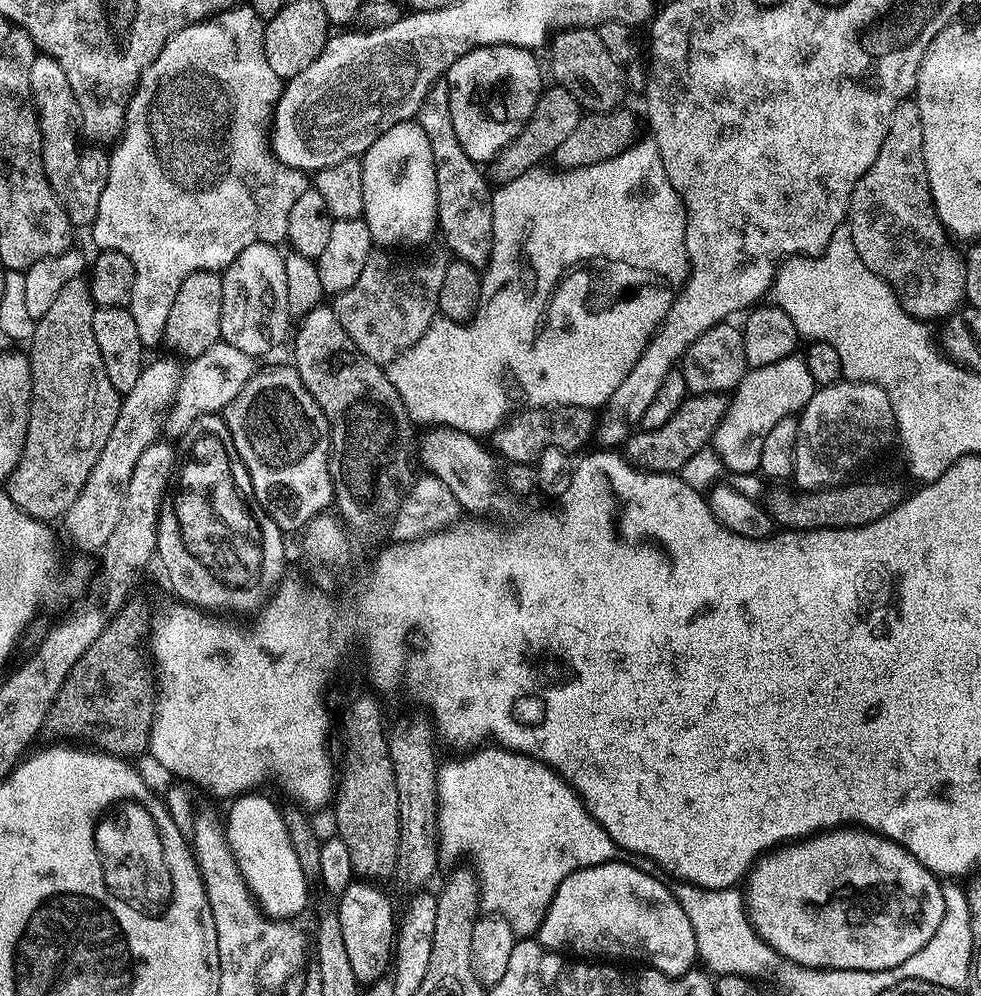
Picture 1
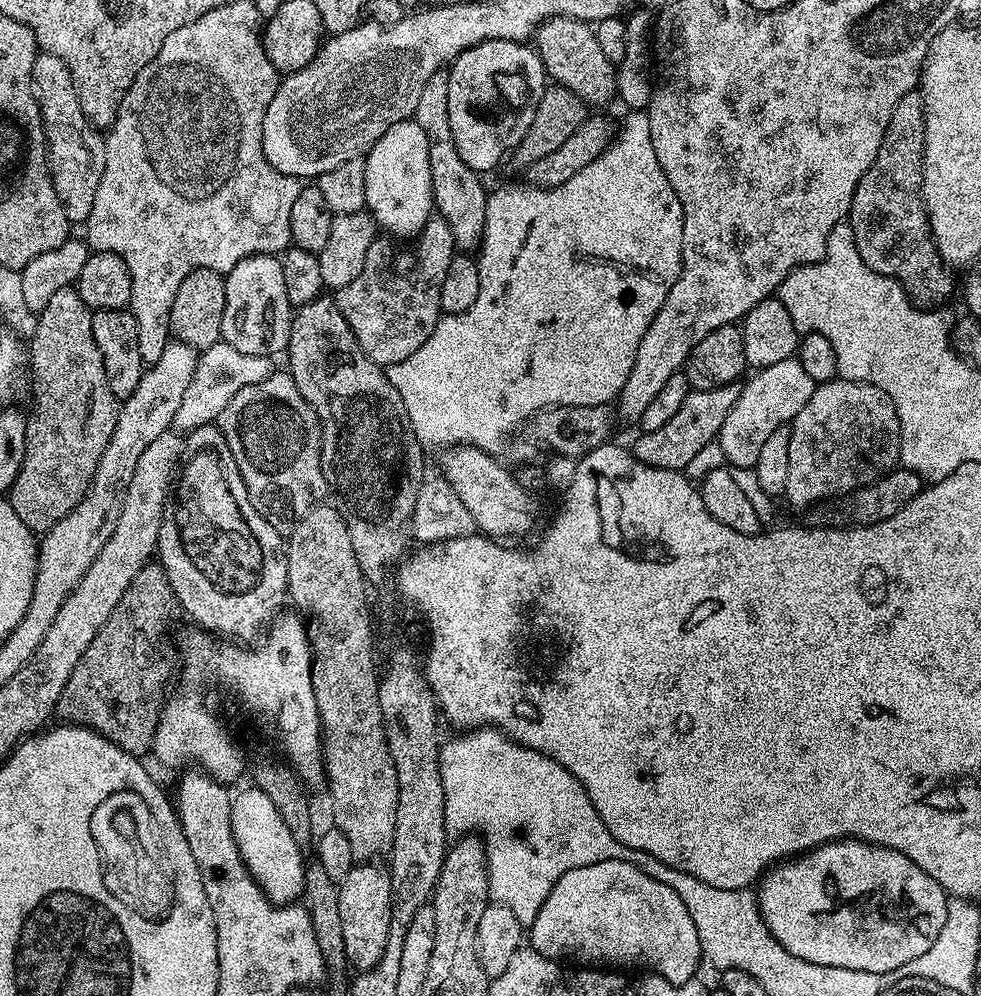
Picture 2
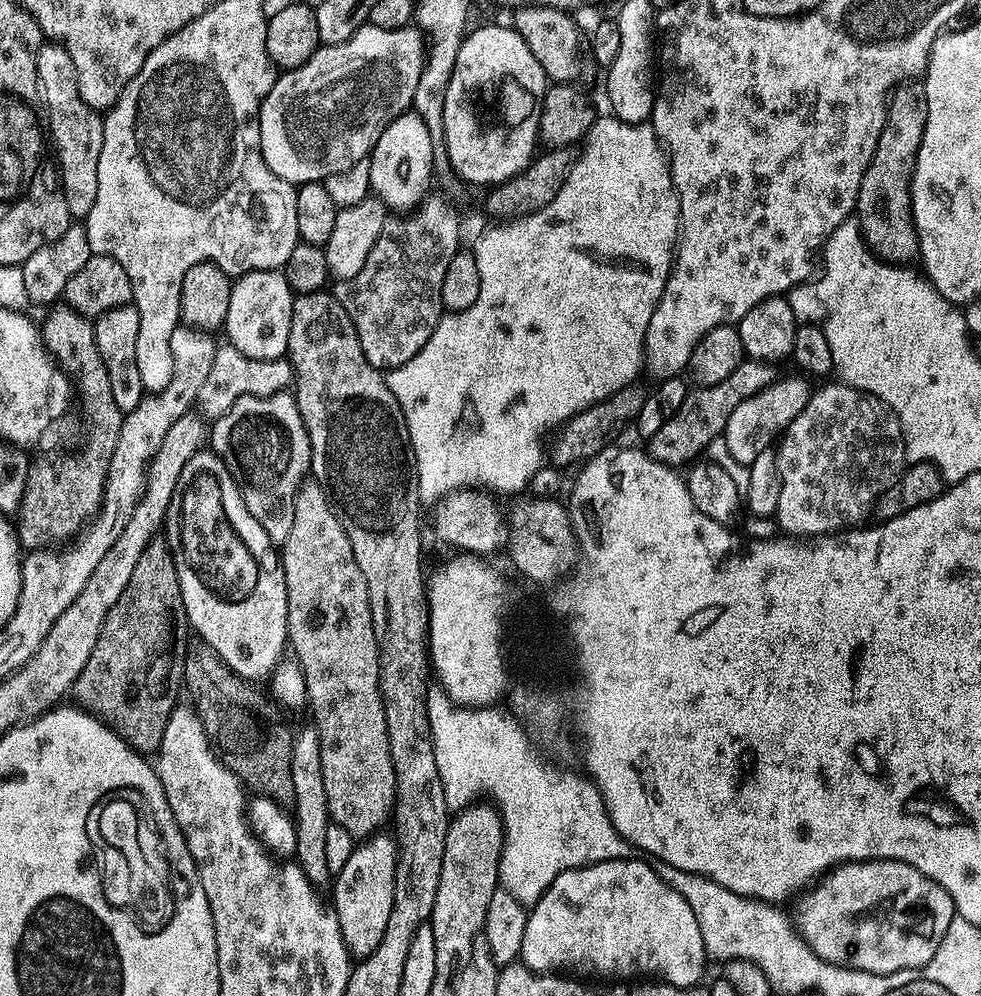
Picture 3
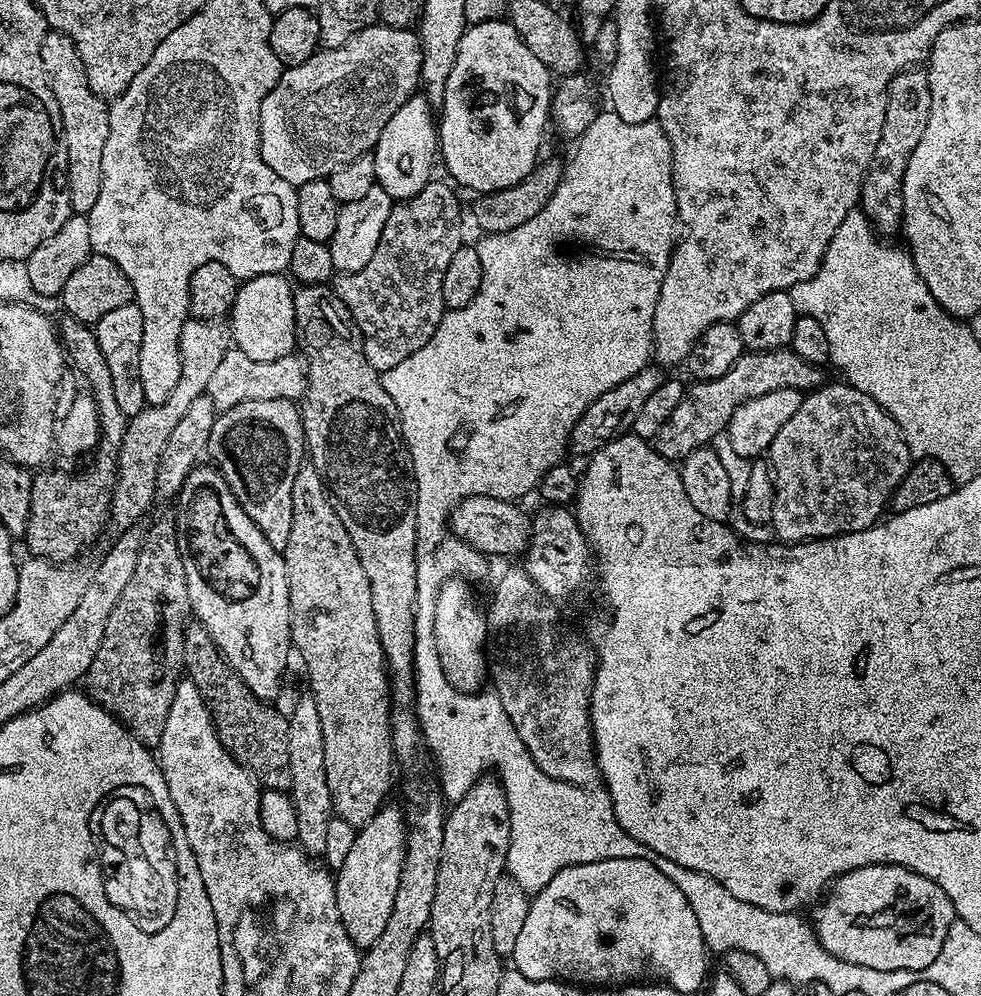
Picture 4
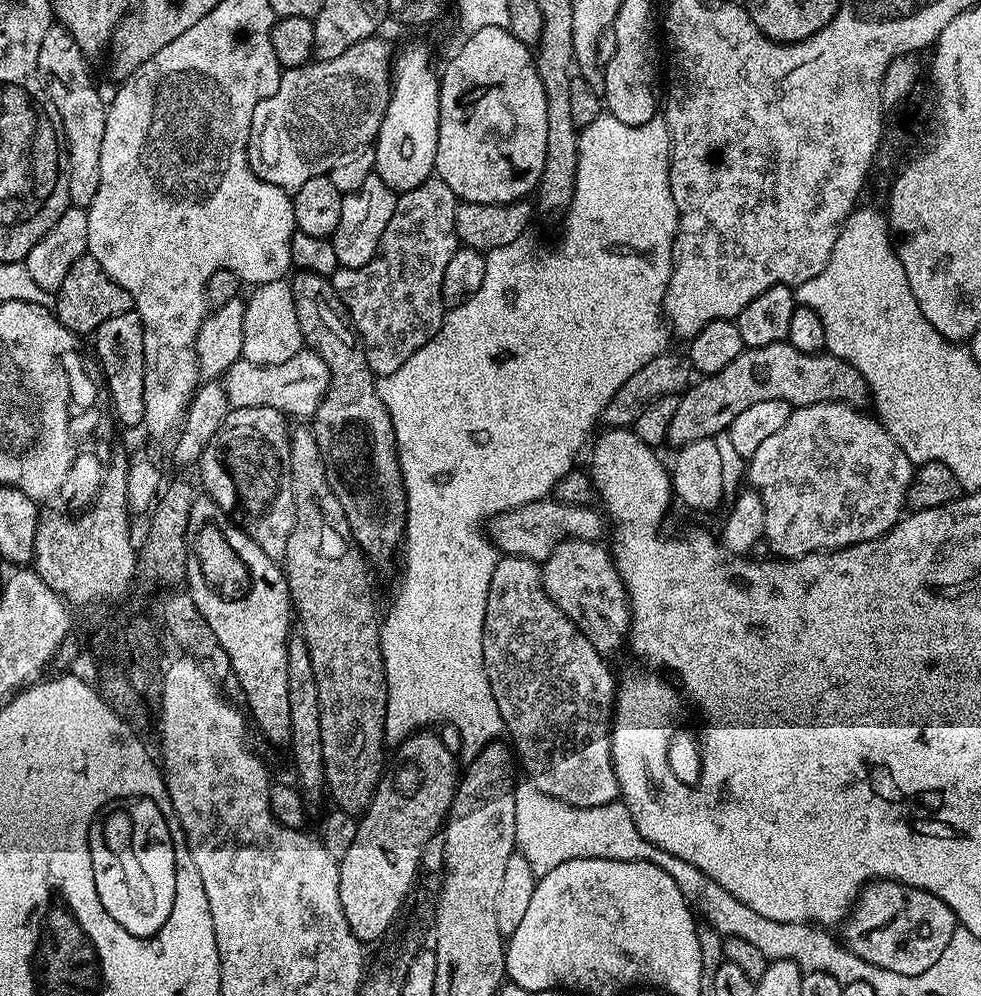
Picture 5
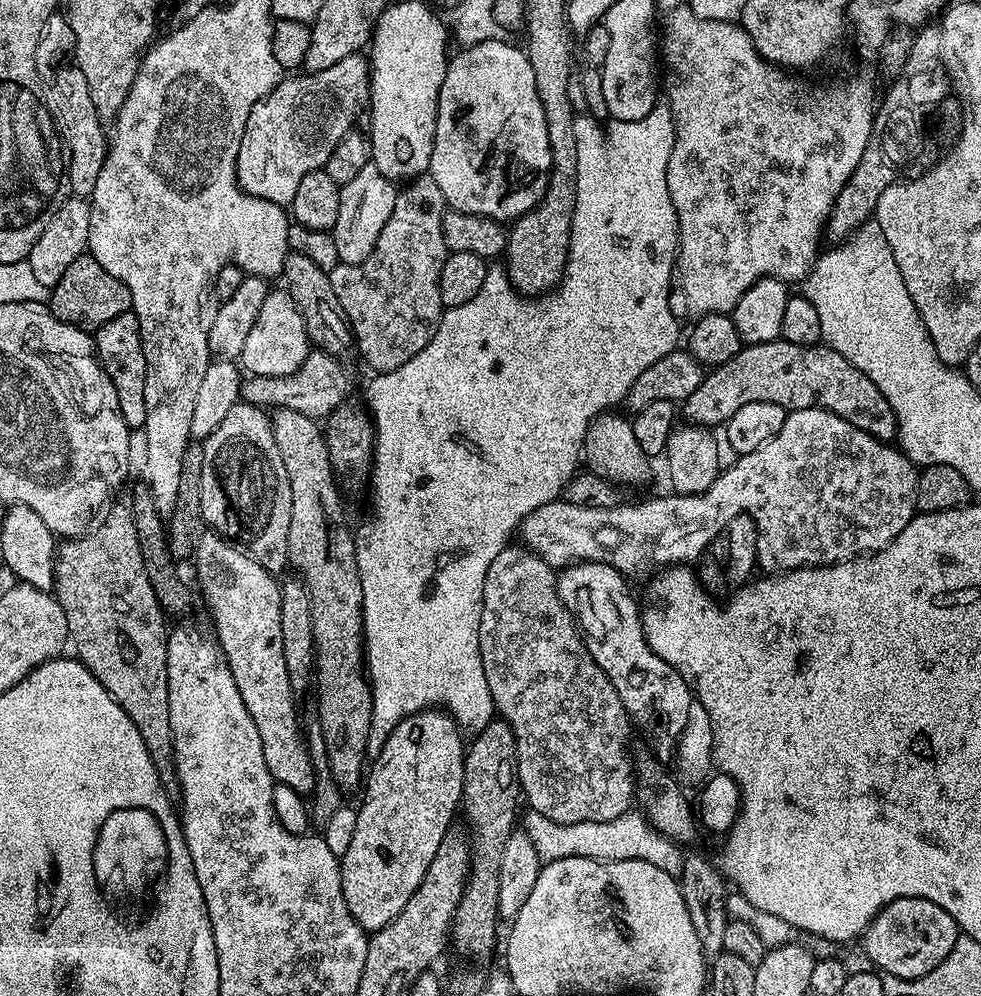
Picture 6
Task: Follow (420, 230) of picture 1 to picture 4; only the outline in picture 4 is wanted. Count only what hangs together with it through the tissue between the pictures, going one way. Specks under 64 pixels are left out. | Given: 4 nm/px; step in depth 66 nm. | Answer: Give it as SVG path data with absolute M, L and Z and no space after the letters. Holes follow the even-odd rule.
M423 95L412 96L401 106L398 114L386 122L386 130L382 130L382 138L378 138L371 155L374 158L376 183L392 196L393 201L409 200L433 179L432 163L438 160L438 124L433 109Z

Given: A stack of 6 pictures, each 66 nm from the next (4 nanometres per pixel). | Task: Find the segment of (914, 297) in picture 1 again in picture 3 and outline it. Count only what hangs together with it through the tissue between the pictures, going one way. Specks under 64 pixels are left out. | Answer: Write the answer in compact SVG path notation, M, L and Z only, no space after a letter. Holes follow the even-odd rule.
M907 81L892 93L878 146L874 146L874 158L870 158L858 190L854 219L860 225L864 243L873 256L893 266L915 261L920 251L916 224L912 221L912 175L926 130L927 113L923 83Z

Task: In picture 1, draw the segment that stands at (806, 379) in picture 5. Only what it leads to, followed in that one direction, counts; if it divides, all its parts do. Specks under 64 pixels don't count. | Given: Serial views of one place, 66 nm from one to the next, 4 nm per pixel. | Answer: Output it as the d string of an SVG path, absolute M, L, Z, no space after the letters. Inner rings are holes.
M719 392L705 396L689 395L687 400L667 422L654 430L640 428L633 431L623 444L622 452L629 464L641 472L679 473L698 450L709 447L712 435L718 430L722 418L728 409L729 397Z

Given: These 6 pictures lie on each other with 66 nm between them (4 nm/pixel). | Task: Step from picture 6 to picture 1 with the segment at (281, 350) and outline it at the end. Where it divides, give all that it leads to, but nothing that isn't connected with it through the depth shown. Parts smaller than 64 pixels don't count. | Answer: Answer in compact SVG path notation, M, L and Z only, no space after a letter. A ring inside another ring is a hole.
M255 244L242 250L229 268L222 272L222 326L220 334L223 343L242 350L242 354L259 358L272 352L284 339L289 339L290 317L286 306L286 266L285 253L275 244Z

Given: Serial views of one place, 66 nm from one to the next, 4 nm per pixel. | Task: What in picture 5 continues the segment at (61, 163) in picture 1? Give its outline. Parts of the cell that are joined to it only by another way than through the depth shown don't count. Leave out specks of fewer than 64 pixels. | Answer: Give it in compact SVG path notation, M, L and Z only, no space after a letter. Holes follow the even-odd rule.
M54 22L46 30L46 38L42 38L42 50L38 50L38 66L46 89L46 100L56 107L55 119L62 133L62 144L66 149L66 167L68 169L68 199L77 208L87 210L94 202L94 194L98 194L98 182L102 182L102 134L106 134L106 100L100 97L98 89L92 85L92 72L88 69L89 57L85 56L82 46L59 22Z

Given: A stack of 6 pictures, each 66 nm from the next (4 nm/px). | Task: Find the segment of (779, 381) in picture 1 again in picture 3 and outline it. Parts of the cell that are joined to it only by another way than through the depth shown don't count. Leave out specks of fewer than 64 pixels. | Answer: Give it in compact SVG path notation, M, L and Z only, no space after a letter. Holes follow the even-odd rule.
M795 375L784 376L781 380L773 379L760 392L748 396L740 403L738 410L730 414L730 422L726 422L723 436L727 449L730 450L731 457L736 462L744 465L752 464L754 458L762 454L762 450L773 447L777 437L783 433L790 422L794 422L794 418L804 409L814 388L813 385L807 384L809 381L803 375Z

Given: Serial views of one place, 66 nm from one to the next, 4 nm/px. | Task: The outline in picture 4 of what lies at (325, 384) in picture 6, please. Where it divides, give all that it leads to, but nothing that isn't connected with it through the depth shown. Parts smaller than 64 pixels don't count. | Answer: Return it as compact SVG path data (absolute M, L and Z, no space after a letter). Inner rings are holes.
M232 346L222 358L222 362L218 362L217 369L210 377L206 394L212 399L212 405L216 408L217 413L222 413L247 400L291 400L296 402L303 397L304 391L307 389L308 373L304 361L299 355L283 356L274 362L254 362L250 358L246 358L246 354L242 354L240 348Z

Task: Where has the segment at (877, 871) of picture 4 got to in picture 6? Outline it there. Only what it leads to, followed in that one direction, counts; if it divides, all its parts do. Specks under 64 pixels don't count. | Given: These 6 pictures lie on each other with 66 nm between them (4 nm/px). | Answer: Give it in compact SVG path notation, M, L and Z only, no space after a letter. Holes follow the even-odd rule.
M898 898L887 904L864 931L863 955L881 973L913 980L934 970L934 966L938 966L942 958L946 958L946 954L954 950L957 935L954 918L950 918L950 914L942 910L942 906L934 906L934 902L926 898Z

